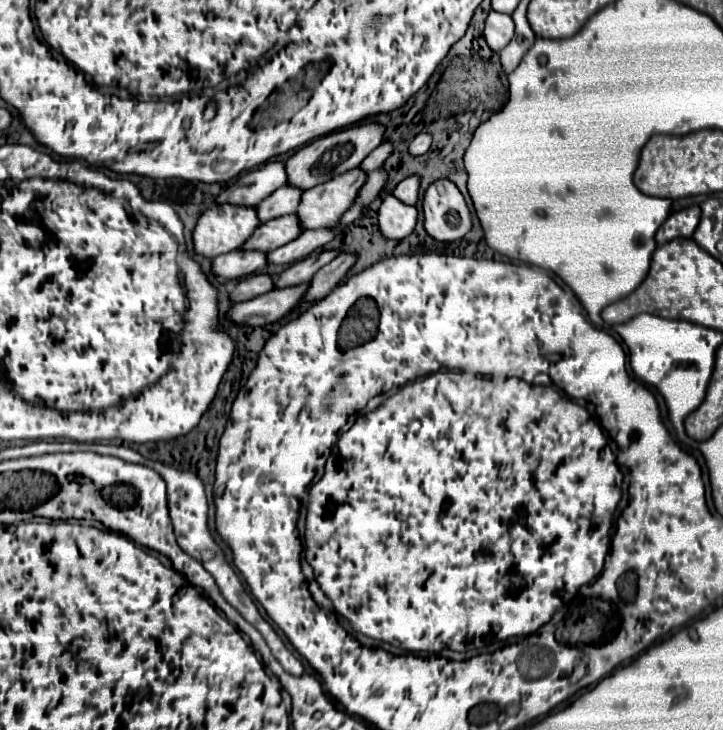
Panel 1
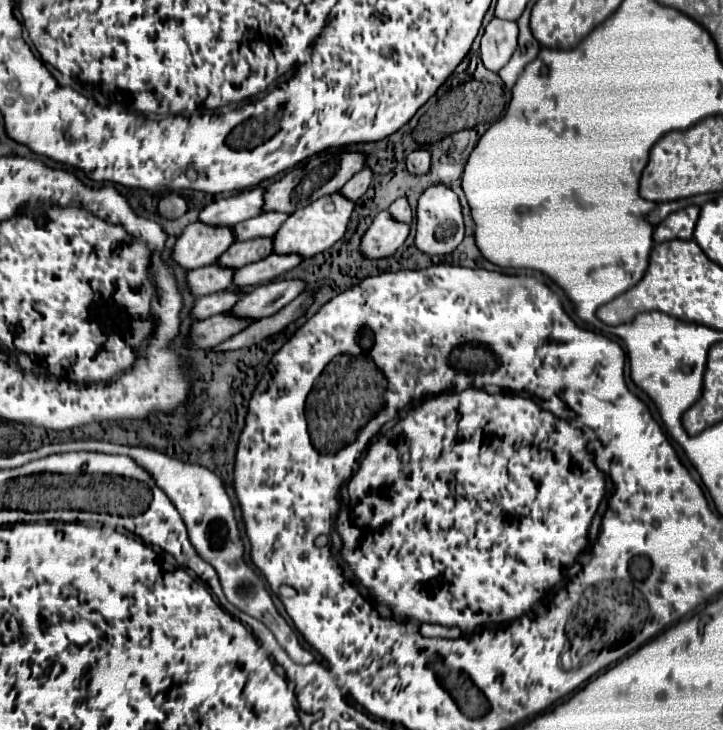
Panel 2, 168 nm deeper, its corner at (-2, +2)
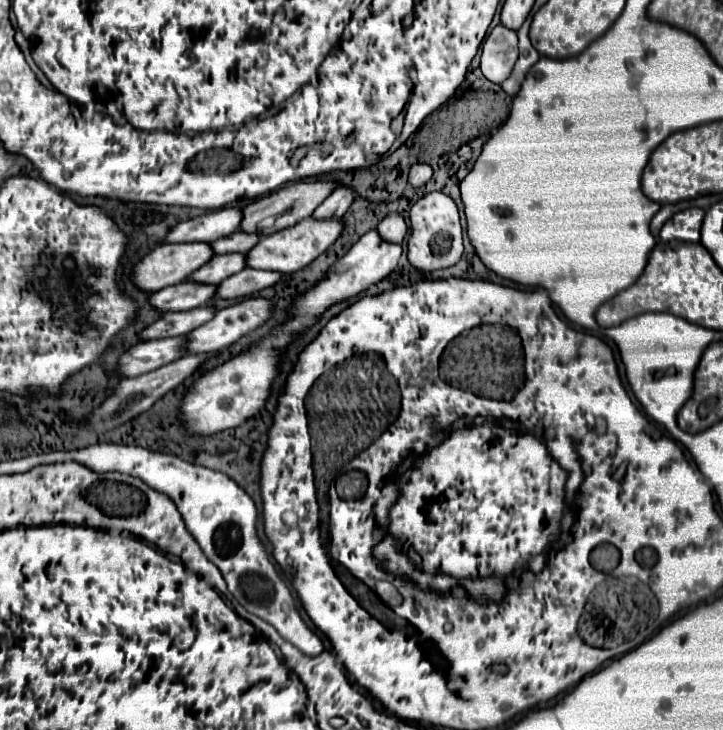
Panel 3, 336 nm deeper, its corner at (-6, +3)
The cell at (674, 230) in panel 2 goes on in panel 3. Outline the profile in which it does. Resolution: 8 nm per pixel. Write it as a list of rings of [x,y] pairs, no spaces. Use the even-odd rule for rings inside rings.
[[[692,207],[686,211],[676,213],[672,219],[668,219],[660,231],[660,239],[662,241],[692,241],[698,243],[700,241],[700,227],[702,227],[702,219],[704,219],[704,209]]]

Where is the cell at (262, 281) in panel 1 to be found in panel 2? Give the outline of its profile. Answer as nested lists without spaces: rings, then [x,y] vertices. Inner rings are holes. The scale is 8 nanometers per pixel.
[[[216,292],[216,294],[208,294],[208,296],[202,296],[192,314],[202,320],[202,318],[208,318],[208,316],[214,316],[214,314],[220,314],[220,312],[226,312],[230,310],[236,302],[240,300],[240,292]]]

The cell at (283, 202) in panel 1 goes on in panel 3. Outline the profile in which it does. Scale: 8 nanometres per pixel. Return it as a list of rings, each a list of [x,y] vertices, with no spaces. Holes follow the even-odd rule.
[[[234,231],[228,237],[222,237],[214,243],[210,243],[214,255],[226,255],[226,253],[246,253],[250,247],[254,247],[258,243],[260,235],[238,235],[238,231]]]

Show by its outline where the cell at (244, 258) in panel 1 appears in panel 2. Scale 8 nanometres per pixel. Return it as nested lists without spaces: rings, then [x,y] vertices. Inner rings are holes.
[[[208,264],[196,270],[188,272],[188,282],[190,288],[196,296],[204,296],[216,290],[228,290],[234,282],[234,268],[226,268],[220,264]]]

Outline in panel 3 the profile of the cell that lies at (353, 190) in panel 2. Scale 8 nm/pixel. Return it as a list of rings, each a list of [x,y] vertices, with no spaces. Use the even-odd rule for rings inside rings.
[[[338,187],[334,189],[312,213],[314,219],[334,219],[334,217],[342,217],[346,213],[346,209],[350,207],[350,203],[354,201],[354,193],[348,187]]]

